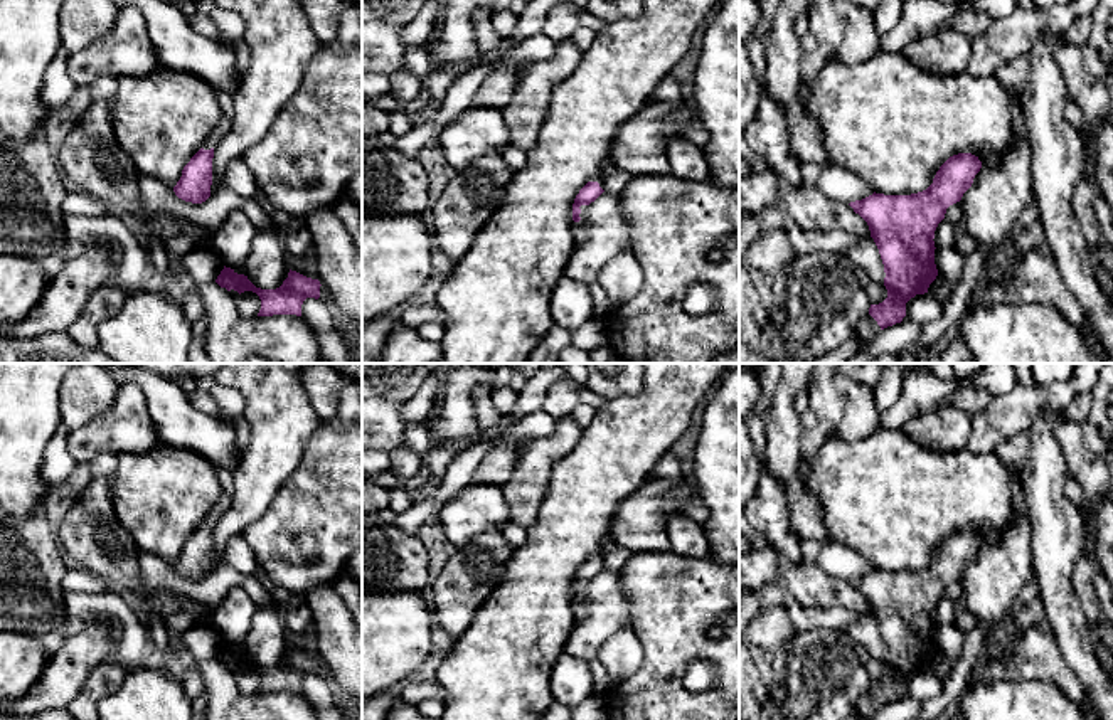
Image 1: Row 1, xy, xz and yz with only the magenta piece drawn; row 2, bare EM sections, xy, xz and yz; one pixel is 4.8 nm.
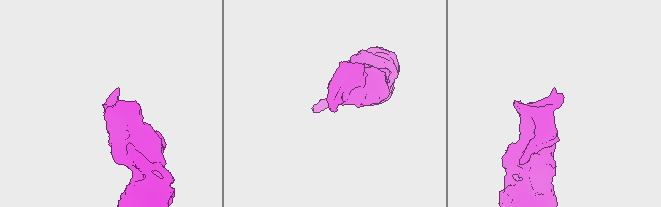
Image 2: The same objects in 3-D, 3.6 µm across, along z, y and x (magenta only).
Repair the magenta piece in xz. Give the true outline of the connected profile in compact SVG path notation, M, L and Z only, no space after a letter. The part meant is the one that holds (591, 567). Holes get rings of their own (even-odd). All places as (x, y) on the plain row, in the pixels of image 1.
M588 559L574 575L572 580L572 611L578 624L581 624L586 617L586 589L588 582L594 579L604 567L599 564L598 559Z

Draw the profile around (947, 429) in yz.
M943 402L933 410L909 419L903 431L923 447L940 453L958 453L968 449L972 439L972 416Z

